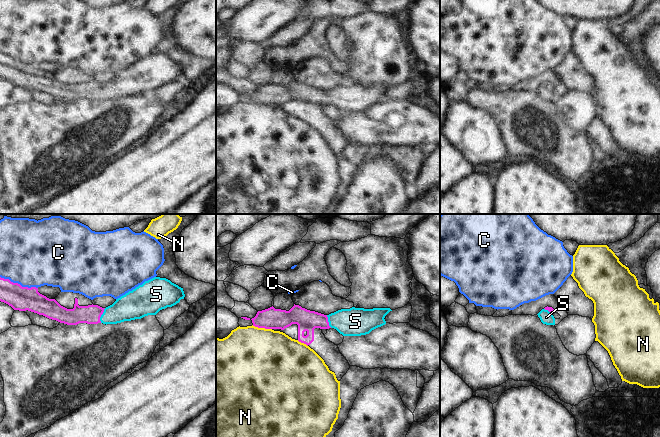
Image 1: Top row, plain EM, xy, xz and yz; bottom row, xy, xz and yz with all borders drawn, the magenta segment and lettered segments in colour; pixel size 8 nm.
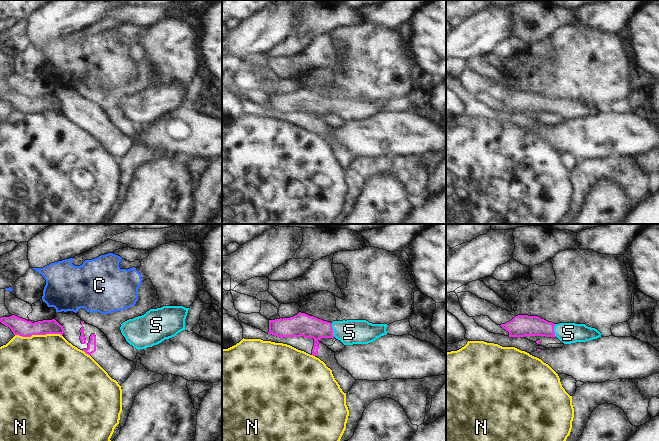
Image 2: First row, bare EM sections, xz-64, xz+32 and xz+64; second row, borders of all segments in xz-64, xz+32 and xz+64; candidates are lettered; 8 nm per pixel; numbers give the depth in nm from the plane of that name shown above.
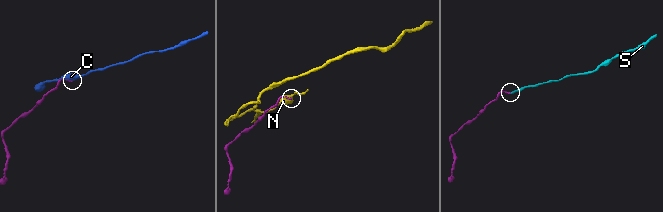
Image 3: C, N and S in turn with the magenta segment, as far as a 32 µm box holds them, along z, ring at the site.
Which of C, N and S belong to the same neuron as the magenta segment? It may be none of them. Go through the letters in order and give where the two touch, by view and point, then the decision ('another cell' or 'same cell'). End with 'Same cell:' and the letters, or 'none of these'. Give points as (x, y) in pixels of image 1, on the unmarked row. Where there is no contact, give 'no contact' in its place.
C: xy (19, 60) | another cell
N: xz (262, 103) | another cell
S: xy (101, 90) | same cell
Same cell: S

